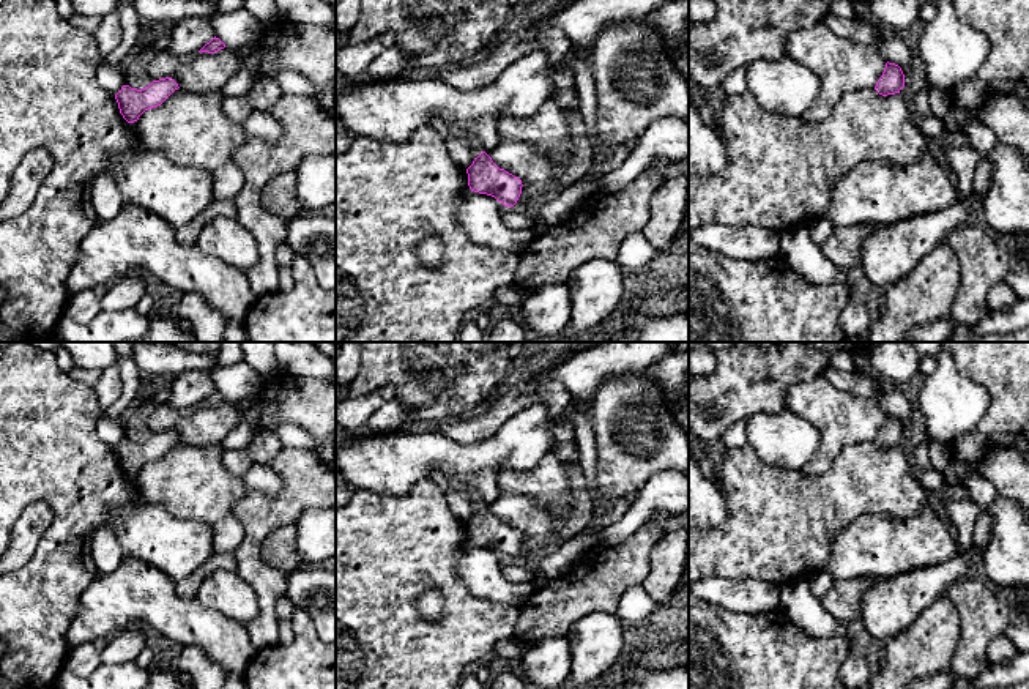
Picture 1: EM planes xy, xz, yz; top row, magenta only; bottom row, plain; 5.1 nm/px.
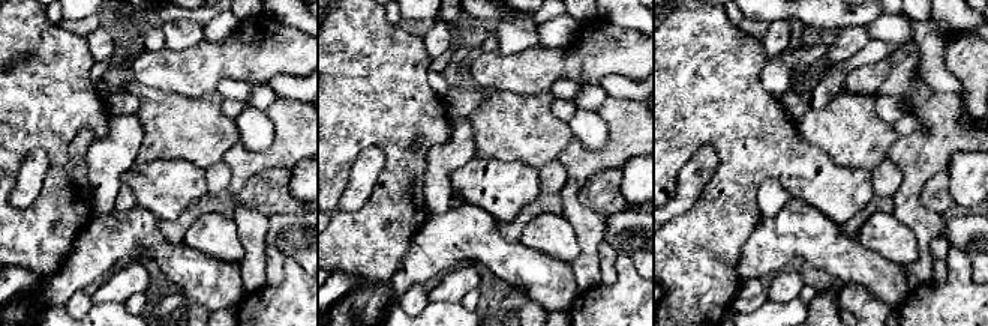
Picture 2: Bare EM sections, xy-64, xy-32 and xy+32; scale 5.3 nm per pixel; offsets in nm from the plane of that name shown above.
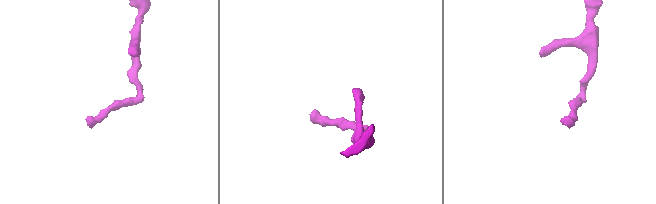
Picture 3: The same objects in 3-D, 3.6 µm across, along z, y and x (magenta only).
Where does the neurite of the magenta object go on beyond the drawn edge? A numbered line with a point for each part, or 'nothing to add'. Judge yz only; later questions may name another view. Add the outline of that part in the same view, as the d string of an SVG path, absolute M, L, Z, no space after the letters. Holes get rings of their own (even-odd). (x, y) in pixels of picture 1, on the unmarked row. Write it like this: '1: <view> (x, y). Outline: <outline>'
nothing to add

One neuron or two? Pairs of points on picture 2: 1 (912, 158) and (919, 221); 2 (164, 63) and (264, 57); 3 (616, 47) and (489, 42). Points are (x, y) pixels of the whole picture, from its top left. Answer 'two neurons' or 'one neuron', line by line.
1: one neuron
2: one neuron
3: two neurons

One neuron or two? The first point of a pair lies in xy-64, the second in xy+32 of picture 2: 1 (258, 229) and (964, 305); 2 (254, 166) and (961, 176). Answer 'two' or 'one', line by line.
1: two
2: two

